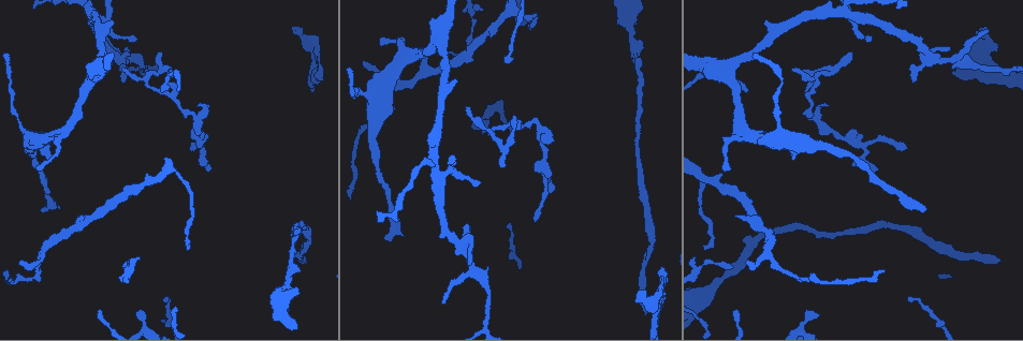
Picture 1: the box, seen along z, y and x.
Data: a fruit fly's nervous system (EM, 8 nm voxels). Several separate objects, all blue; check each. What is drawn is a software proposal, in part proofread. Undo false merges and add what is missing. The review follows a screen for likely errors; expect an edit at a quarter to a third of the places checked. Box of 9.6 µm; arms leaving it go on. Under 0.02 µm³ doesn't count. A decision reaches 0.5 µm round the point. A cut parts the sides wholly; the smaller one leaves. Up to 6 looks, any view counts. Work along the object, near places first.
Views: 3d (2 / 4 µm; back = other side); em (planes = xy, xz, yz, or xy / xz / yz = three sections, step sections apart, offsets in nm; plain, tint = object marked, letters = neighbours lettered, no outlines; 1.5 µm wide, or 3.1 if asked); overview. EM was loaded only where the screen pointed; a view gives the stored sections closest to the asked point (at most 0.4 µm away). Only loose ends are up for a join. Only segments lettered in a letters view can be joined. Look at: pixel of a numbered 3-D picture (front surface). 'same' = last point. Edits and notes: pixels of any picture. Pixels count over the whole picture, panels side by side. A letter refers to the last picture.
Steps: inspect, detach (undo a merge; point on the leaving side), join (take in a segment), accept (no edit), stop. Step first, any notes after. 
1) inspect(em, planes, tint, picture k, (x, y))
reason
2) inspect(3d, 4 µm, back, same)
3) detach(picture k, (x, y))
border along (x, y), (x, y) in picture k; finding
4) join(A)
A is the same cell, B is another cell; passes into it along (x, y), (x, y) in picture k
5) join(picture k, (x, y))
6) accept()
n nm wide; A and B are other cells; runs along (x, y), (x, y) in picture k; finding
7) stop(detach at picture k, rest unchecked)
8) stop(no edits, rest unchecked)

inspect(em, planes, tint, picture 1, (469, 108))
tapers out

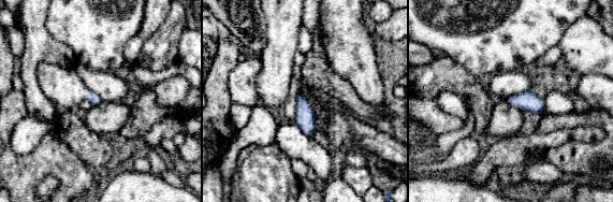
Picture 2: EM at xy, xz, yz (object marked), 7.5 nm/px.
inspect(em, planes, letters, same)
see the neighbours

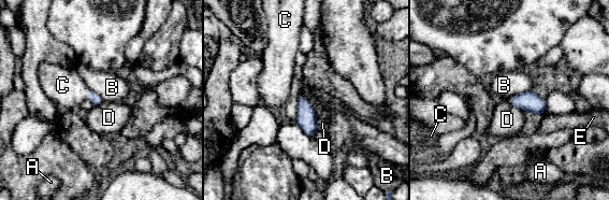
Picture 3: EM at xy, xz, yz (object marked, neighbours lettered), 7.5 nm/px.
join(C)
C is the same cell, A, B, D and E are other cells; passes into it along (92, 97), (88, 95), (62, 85) in picture 3; it goes on there

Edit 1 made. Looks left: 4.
inspect(em, yz, step 4, letters, picture 1, (644, 314))
an open end

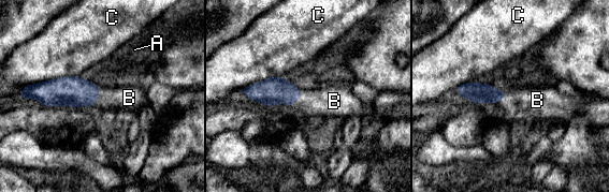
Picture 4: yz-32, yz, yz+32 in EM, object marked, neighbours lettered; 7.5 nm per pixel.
join(B)
B is the same cell, A and C are other cells; passes into it along (74, 91), (98, 97), (129, 98) in picture 4; it goes on there

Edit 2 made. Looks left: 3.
stop(join at picture 3, join at picture 4, rest unchecked)

